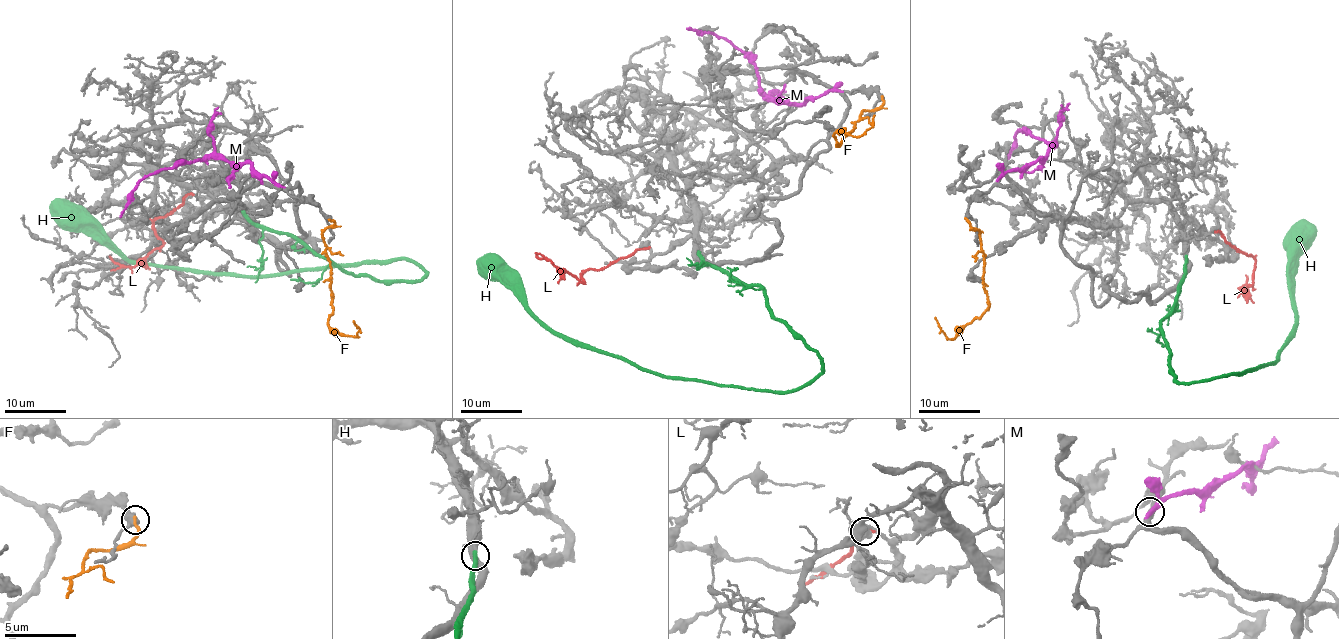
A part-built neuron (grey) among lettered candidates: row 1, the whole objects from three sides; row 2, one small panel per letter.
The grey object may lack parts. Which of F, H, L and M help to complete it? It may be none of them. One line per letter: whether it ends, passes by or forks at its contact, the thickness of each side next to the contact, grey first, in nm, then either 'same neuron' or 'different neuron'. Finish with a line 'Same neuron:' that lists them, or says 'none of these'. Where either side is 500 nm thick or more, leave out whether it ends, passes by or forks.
F: it ends there; 400 nm thick on the grey side, 240 nm on the other; different neuron
H: 550 nm thick on the grey side, 400 nm on the other; same neuron
L: 550 nm thick on the grey side, 280 nm on the other; different neuron
M: it ends there; 400 nm thick on the grey side, 360 nm on the other; different neuron
Same neuron: H

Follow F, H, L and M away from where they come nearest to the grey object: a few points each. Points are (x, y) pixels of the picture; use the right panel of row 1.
F: (965, 219), (980, 234), (988, 309), (952, 339), (942, 331), (934, 317)
H: (1186, 257), (1160, 325), (1168, 366), (1177, 381), (1191, 383), (1274, 361), (1295, 334), (1291, 275), (1302, 220)
L: (1218, 231), (1231, 245), (1254, 257), (1252, 284), (1242, 293), (1246, 275)
M: (998, 178), (1008, 170), (1032, 165), (1048, 154), (1052, 146), (1020, 128), (1015, 133), (1015, 147), (1008, 159)

